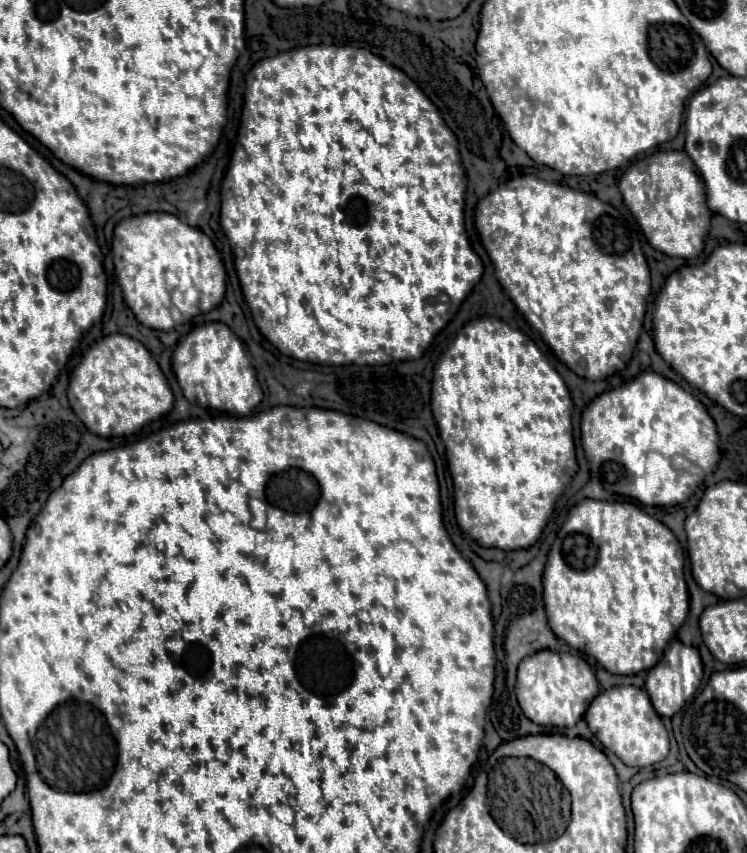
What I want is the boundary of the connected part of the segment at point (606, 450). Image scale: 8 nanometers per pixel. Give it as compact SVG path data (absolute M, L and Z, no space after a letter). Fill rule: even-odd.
M642 372L632 382L596 396L588 404L588 410L582 412L580 428L582 446L592 474L600 476L600 482L608 492L638 500L644 506L674 506L686 502L700 486L704 476L716 468L720 458L718 432L702 402L678 384L654 372ZM674 456L684 456L692 464L692 472L676 470L672 464Z

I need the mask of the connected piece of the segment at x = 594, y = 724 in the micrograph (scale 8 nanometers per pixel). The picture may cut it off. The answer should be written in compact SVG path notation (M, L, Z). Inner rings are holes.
M616 686L592 700L584 720L604 748L614 752L626 766L652 766L668 756L668 732L654 712L648 694L636 686Z

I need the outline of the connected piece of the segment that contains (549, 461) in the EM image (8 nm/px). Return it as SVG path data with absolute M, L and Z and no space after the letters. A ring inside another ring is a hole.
M498 318L474 320L462 328L462 332L456 336L434 369L431 410L432 416L438 424L438 430L440 430L440 438L446 446L448 468L450 468L450 474L454 480L454 508L456 508L458 526L484 548L500 548L504 552L510 552L510 550L520 550L520 548L532 546L540 538L540 534L542 534L542 530L544 530L544 526L554 510L558 496L564 492L566 484L572 480L572 476L578 470L574 442L570 436L570 432L572 432L572 398L570 398L570 392L568 392L564 380L560 378L560 374L550 366L550 362L538 350L538 346L532 340L528 340L528 336L522 334L520 330L510 328L508 324L504 324Z

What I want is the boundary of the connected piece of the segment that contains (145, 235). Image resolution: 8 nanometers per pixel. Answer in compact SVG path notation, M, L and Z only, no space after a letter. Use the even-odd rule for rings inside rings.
M166 212L122 220L114 230L112 258L128 308L140 324L152 330L168 332L198 314L210 312L226 292L226 270L212 240Z

